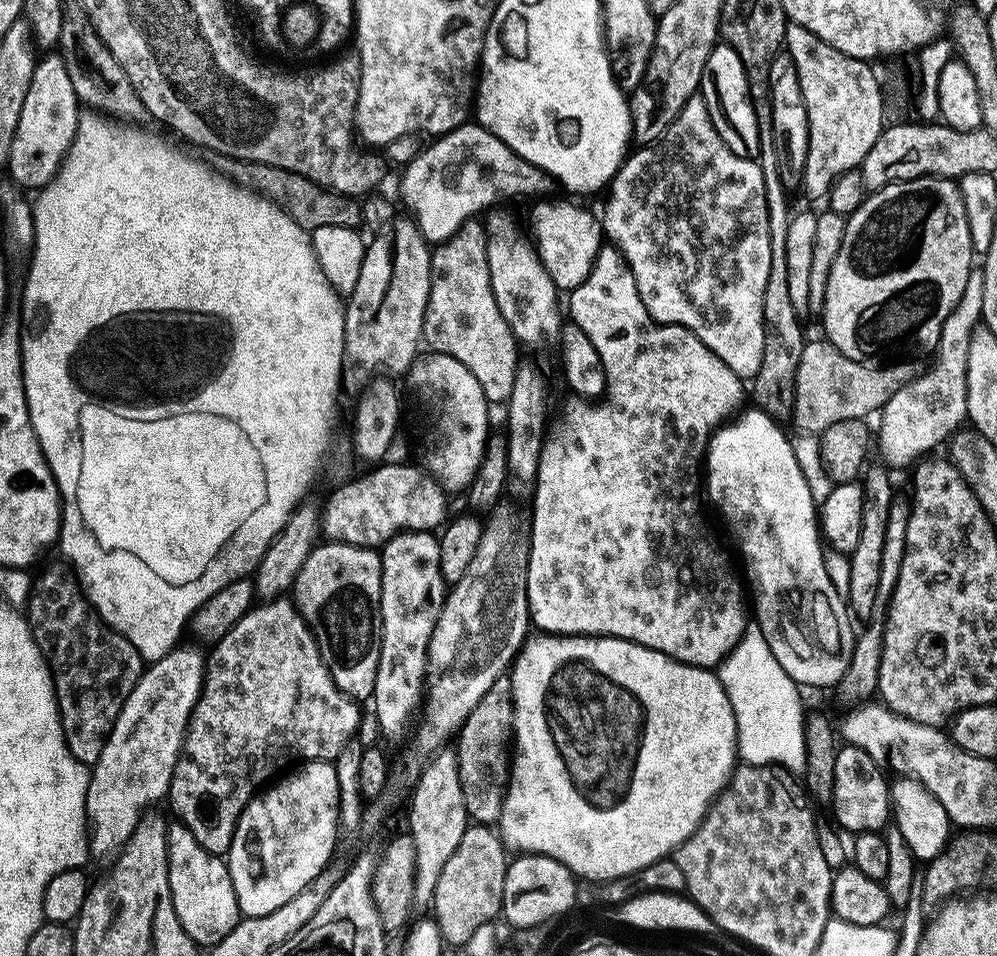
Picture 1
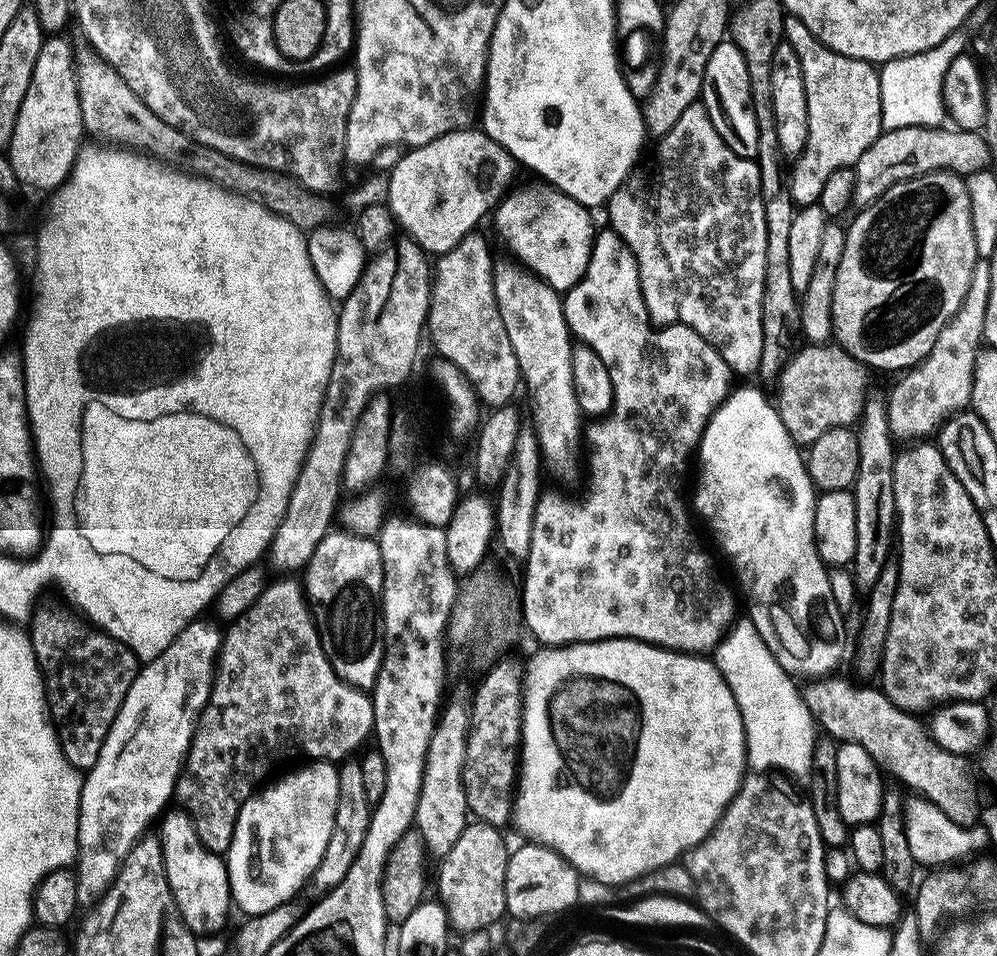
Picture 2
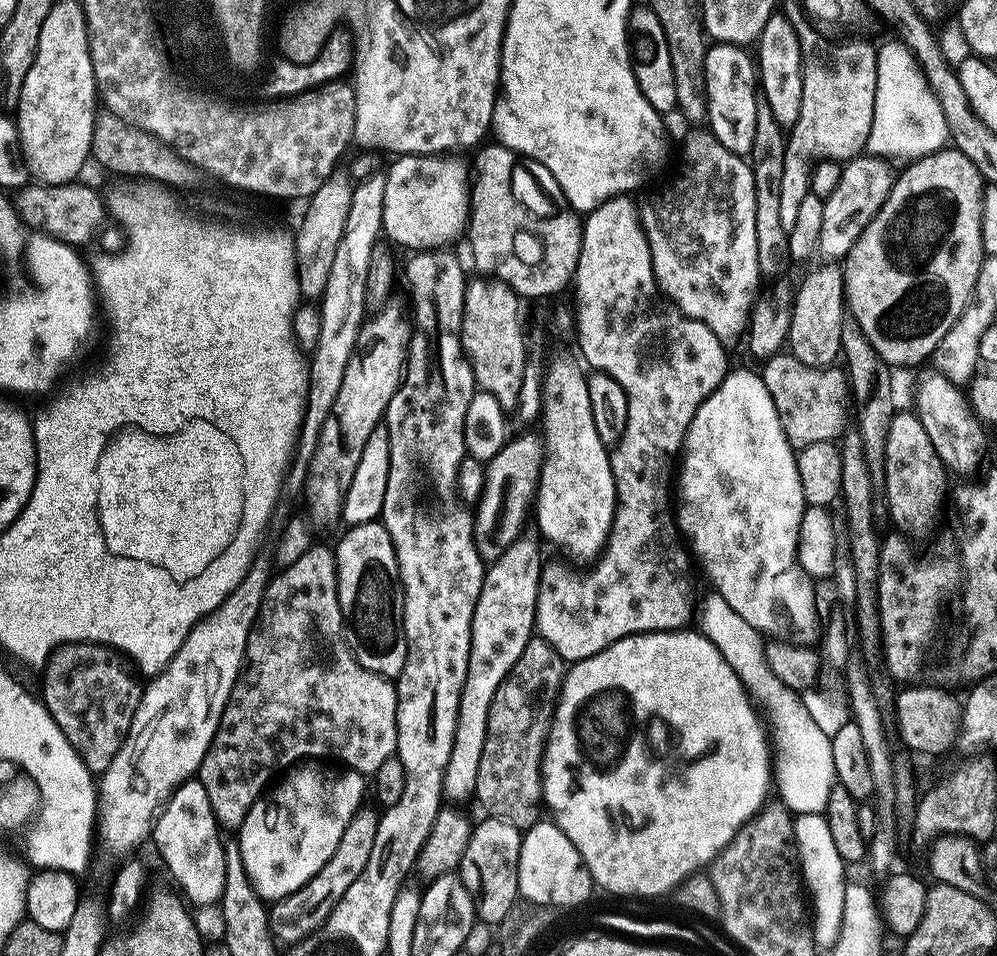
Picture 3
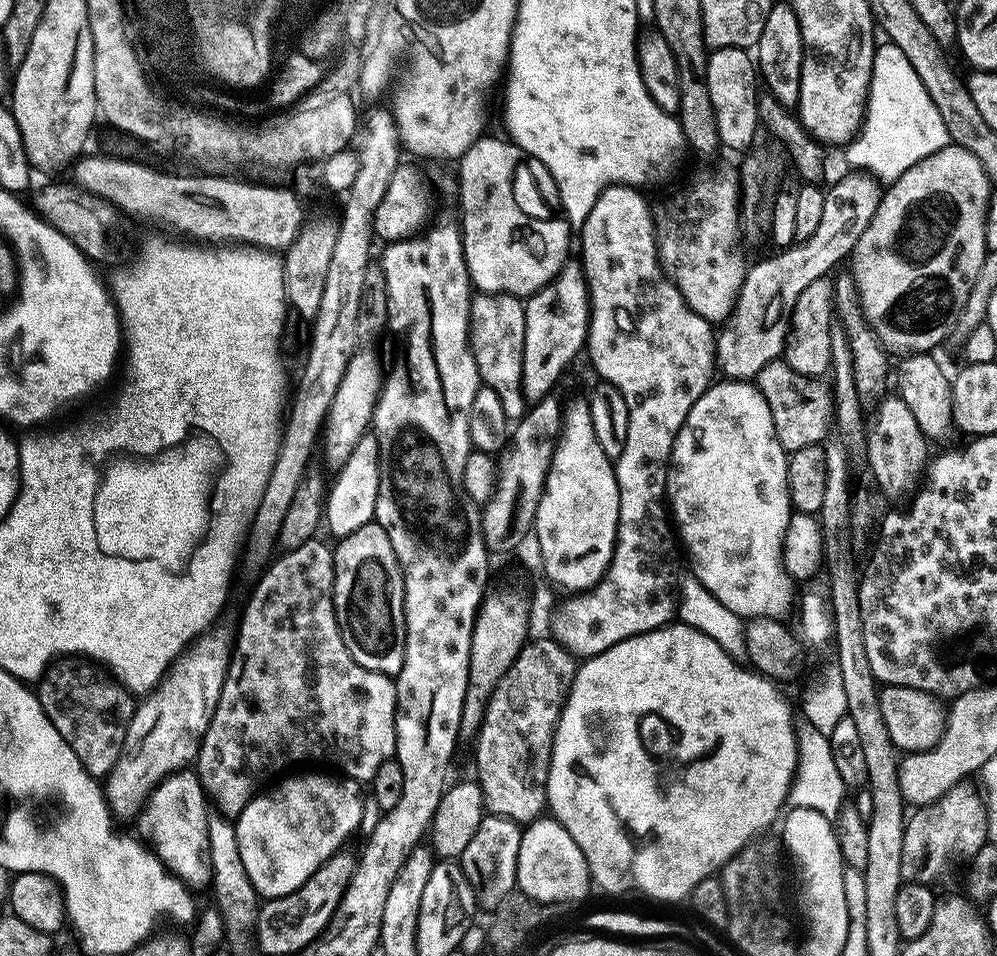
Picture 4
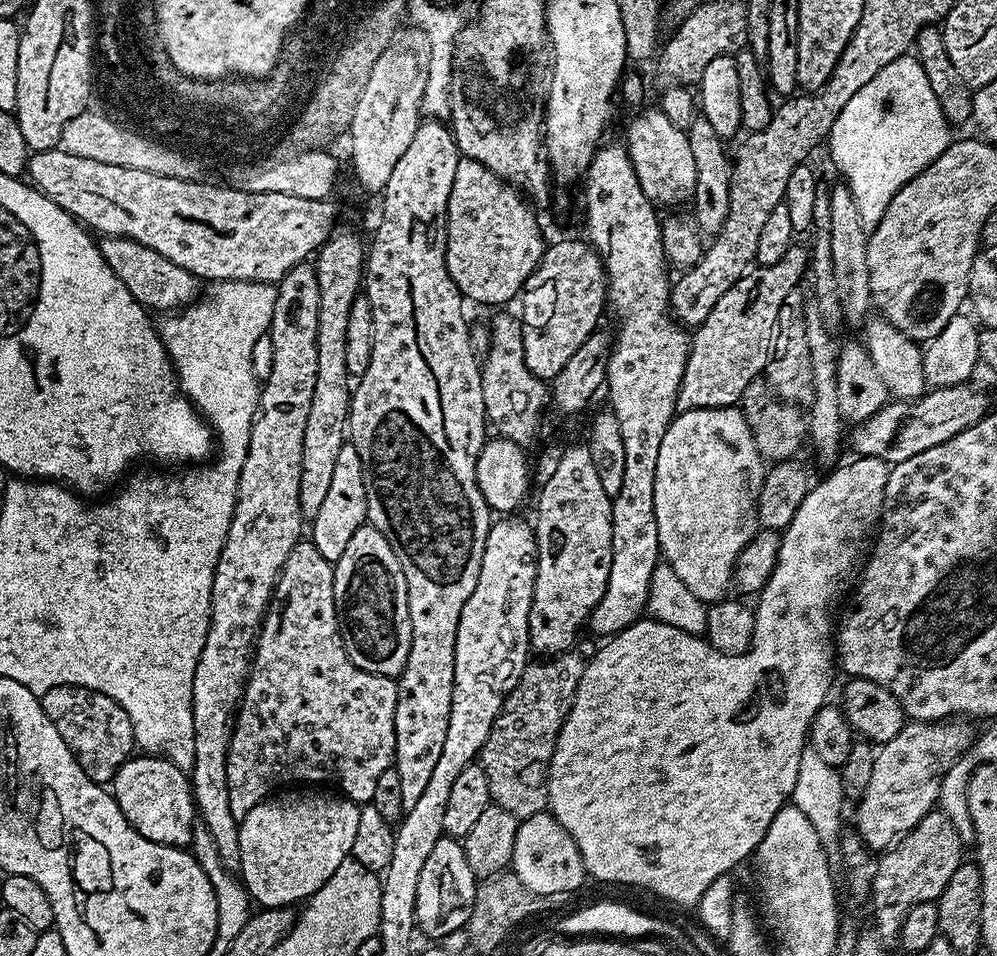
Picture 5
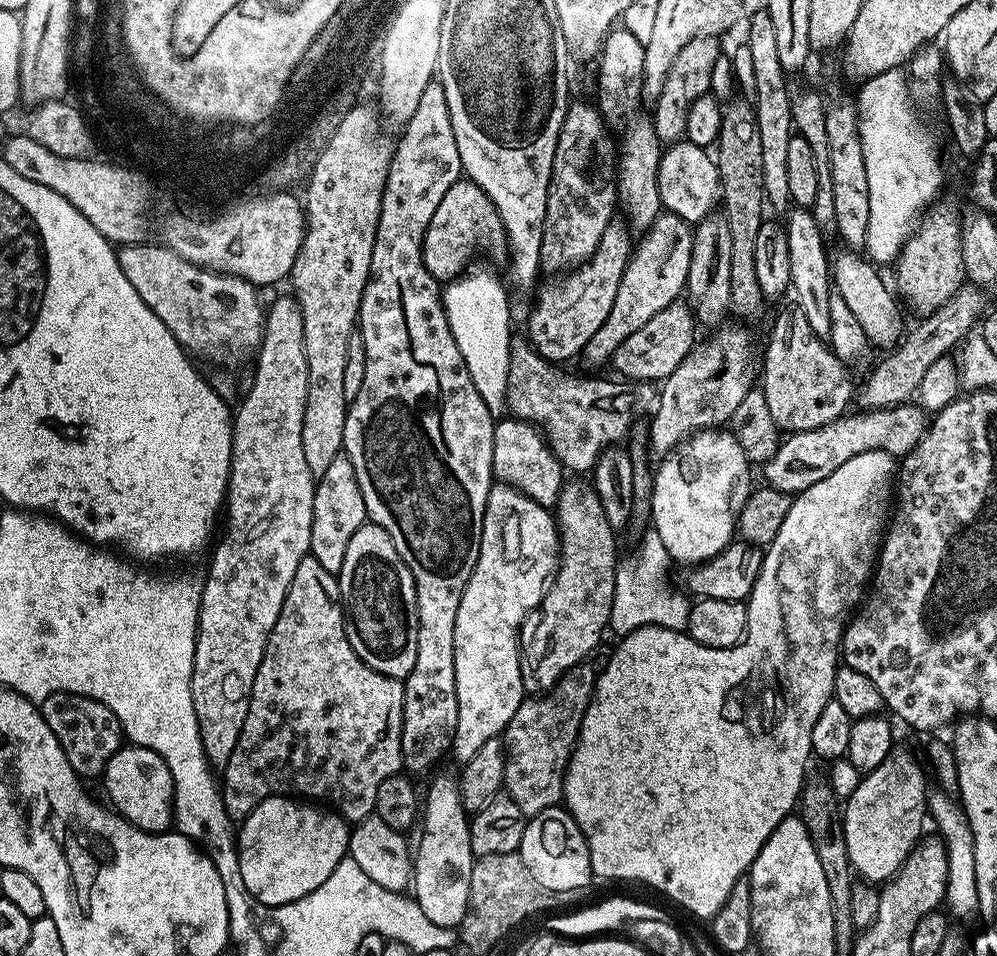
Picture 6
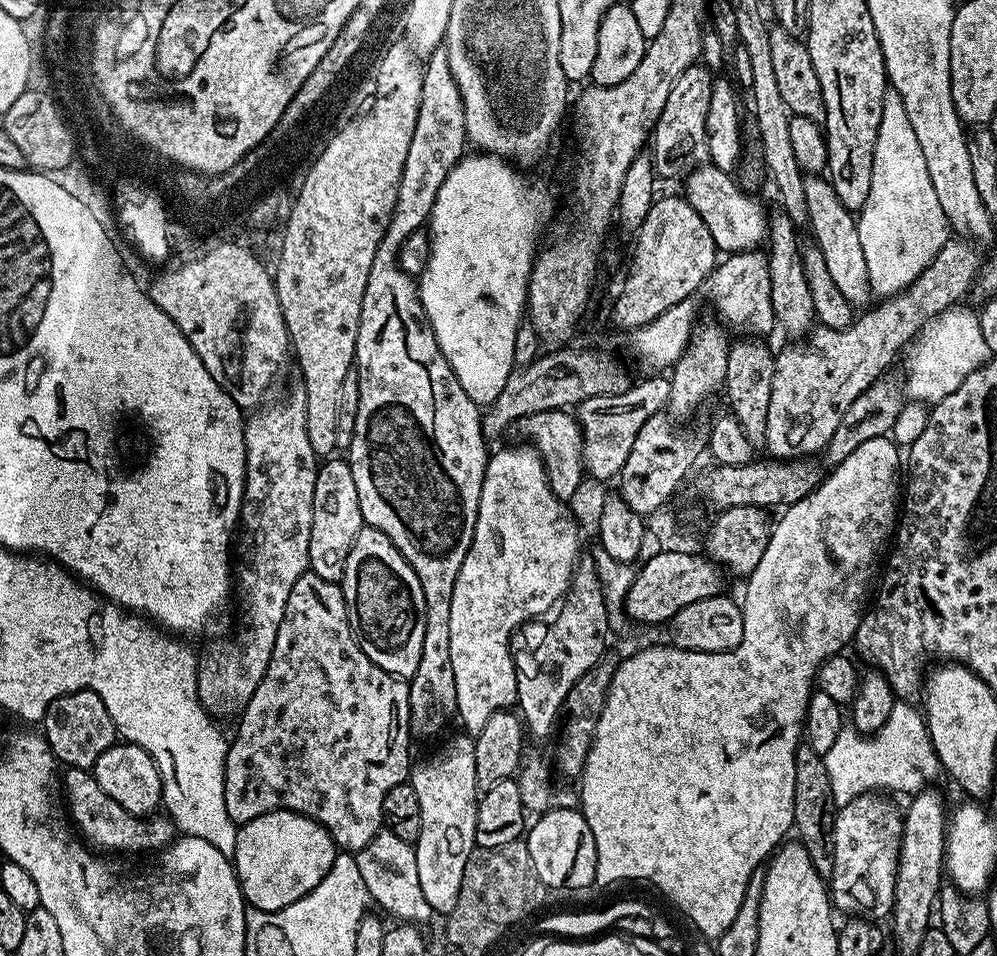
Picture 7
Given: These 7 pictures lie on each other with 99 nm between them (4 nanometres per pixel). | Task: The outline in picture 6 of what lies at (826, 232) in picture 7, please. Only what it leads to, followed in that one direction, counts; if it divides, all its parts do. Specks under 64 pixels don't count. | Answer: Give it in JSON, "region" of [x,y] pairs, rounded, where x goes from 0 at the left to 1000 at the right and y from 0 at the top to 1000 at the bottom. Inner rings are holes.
{"region":[[[846,263],[840,268],[838,265],[832,272],[832,288],[838,309],[844,310],[849,316],[849,321],[860,331],[861,338],[865,341],[865,346],[868,347],[872,361],[898,361],[904,355],[906,343],[903,324],[899,320],[901,314],[896,302],[892,298],[892,302],[887,298],[886,291],[879,286],[881,280],[876,273],[868,270],[862,263]]]}

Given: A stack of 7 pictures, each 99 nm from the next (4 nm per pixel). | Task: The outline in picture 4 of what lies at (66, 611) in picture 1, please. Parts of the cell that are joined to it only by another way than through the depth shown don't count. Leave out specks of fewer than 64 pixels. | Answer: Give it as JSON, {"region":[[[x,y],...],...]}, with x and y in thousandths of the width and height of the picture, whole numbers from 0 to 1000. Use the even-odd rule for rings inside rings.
{"region":[[[84,692],[53,694],[38,712],[38,727],[42,743],[50,751],[54,764],[62,768],[84,804],[93,814],[104,814],[122,789],[128,760],[138,736],[133,725],[123,715],[112,709],[103,711],[95,703],[95,698],[87,697],[92,698]]]}

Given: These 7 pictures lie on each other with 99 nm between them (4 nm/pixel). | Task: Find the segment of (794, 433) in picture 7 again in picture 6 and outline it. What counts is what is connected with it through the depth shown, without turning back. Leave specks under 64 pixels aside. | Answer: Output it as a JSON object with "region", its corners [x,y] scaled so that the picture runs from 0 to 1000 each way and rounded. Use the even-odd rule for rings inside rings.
{"region":[[[791,318],[779,331],[766,372],[764,409],[772,437],[776,437],[783,453],[807,452],[828,446],[848,434],[851,422],[856,422],[857,404],[851,394],[852,382],[836,370],[834,363],[818,351],[802,321]]]}

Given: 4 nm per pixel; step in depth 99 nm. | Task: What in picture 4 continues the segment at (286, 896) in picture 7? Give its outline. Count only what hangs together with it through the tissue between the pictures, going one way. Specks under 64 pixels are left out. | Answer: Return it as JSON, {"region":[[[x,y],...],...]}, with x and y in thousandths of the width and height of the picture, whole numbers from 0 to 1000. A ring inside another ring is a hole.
{"region":[[[305,808],[302,812],[286,811],[281,821],[270,833],[258,831],[247,844],[236,855],[239,893],[243,893],[243,906],[262,938],[286,937],[303,923],[308,921],[330,900],[333,894],[342,890],[345,878],[360,867],[363,846],[354,821],[340,820],[333,812],[324,812],[321,808]]]}

